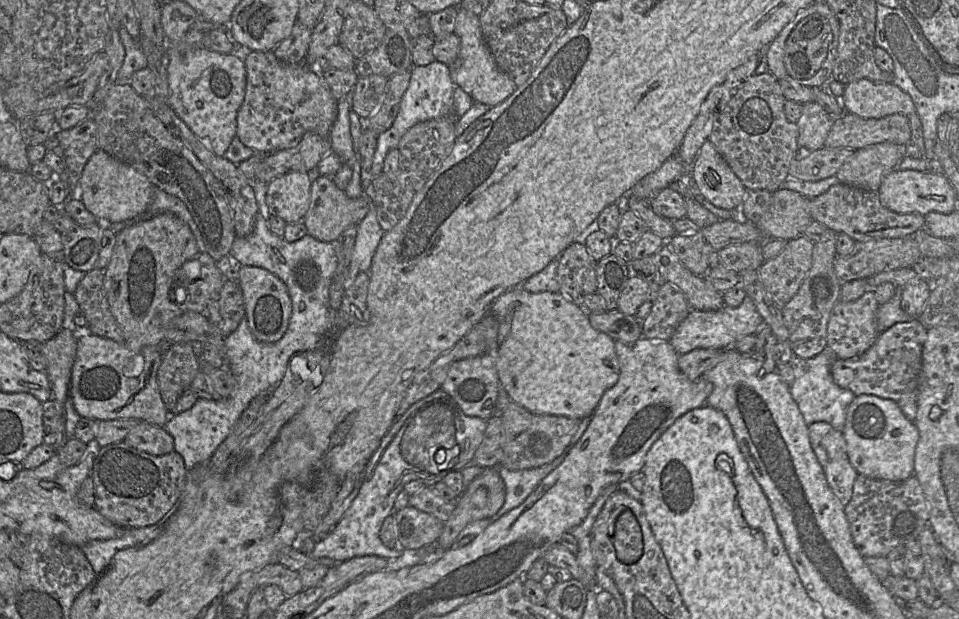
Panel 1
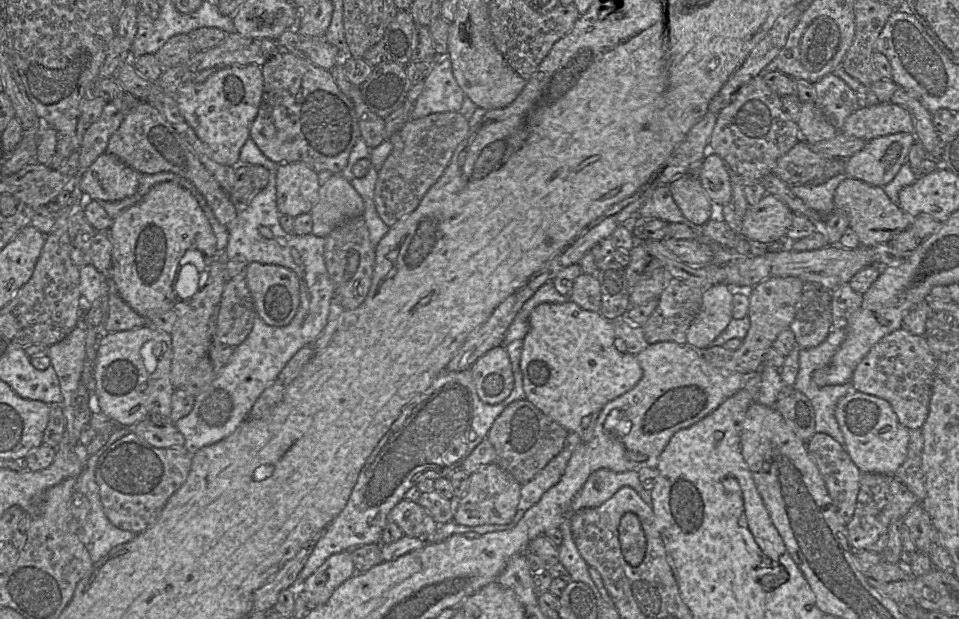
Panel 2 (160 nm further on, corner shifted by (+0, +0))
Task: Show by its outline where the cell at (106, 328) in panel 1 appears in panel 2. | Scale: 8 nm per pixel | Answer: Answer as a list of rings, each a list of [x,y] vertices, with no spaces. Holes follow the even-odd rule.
[[[117,293],[108,294],[108,312],[105,315],[105,322],[101,322],[96,329],[102,329],[103,333],[132,330],[148,324],[147,319],[136,313]]]

